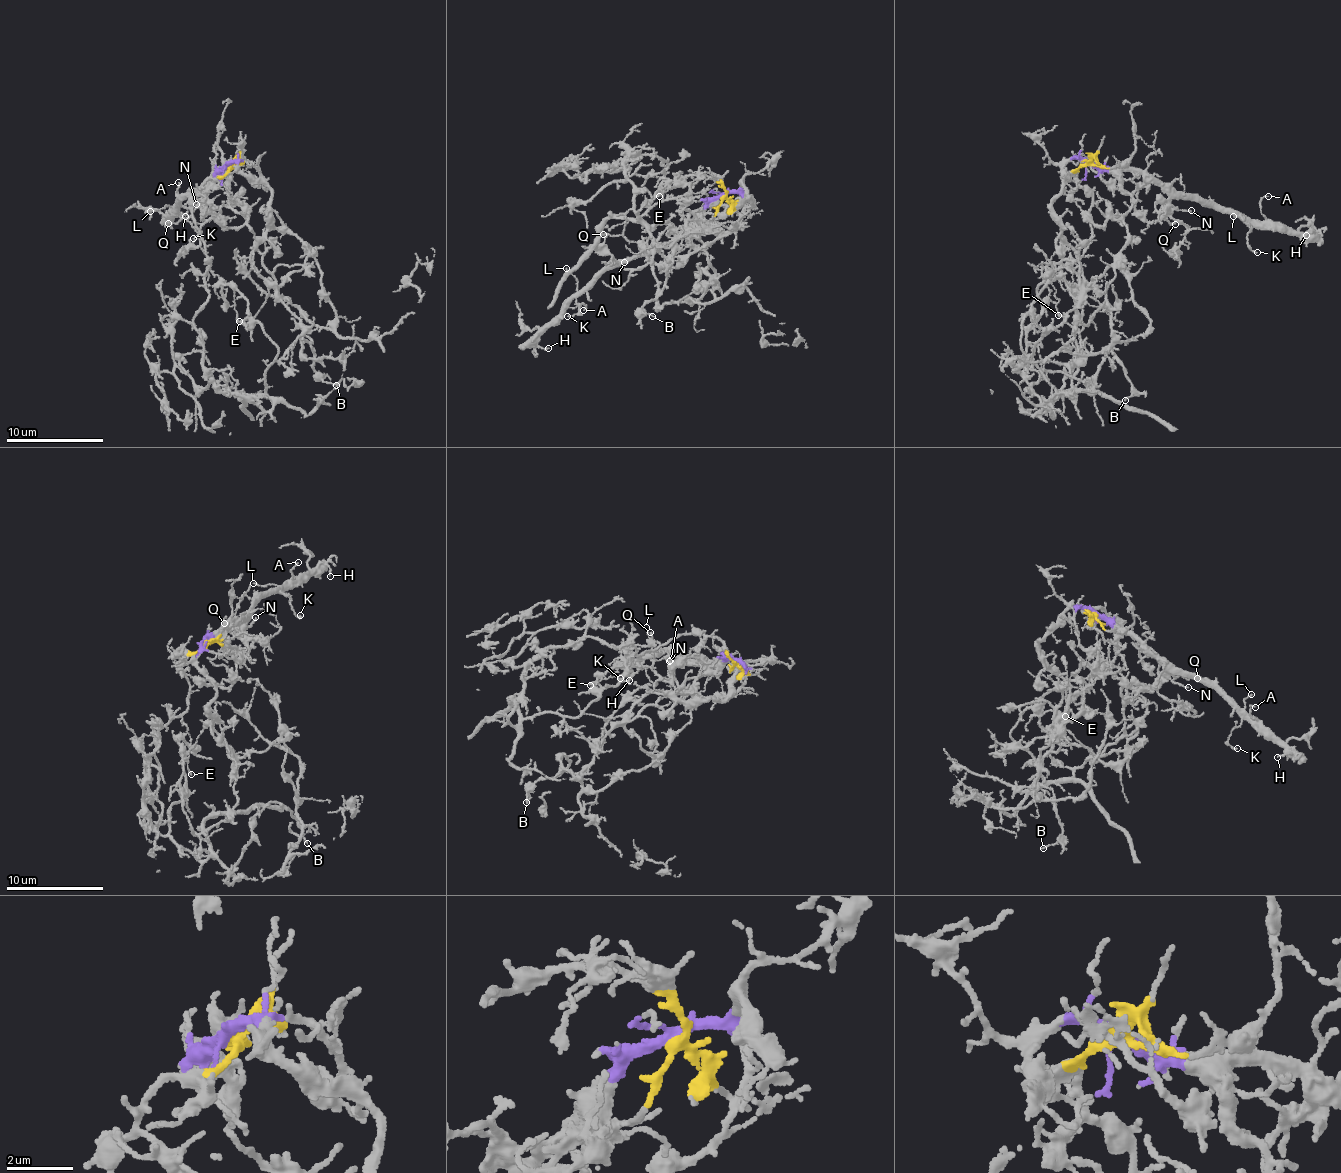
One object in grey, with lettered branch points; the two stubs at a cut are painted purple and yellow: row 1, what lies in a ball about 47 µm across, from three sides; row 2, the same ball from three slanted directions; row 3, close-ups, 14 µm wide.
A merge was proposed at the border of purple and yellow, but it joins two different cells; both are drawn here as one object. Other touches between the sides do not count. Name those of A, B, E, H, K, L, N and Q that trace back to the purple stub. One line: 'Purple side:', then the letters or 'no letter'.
Purple side: A, H, K, L, N, Q

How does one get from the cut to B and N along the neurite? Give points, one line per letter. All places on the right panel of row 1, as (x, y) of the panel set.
B: (1088, 162), (1088, 248), (1023, 318), (1052, 416), (1002, 368), (1106, 351), (1125, 401)
N: (1088, 162), (1100, 168), (1131, 168), (1161, 189), (1169, 202), (1179, 209), (1192, 211)

